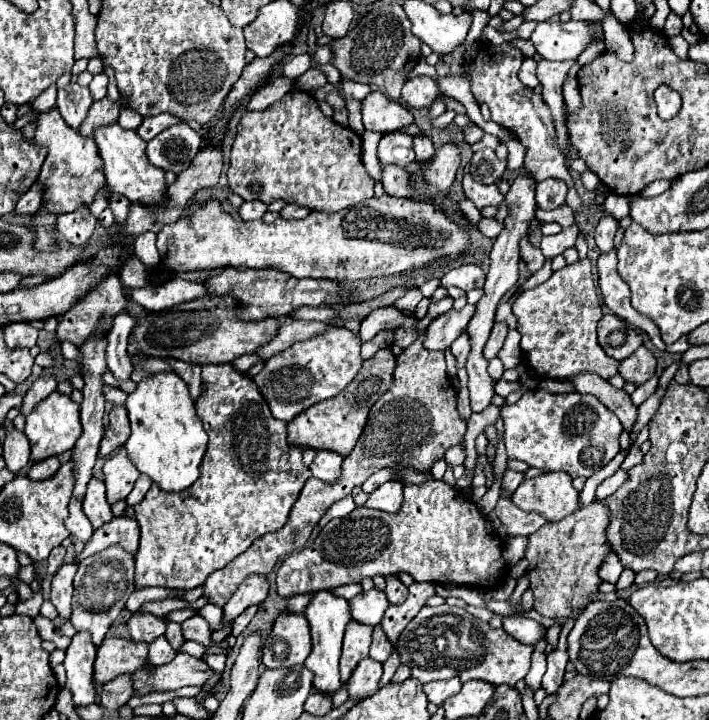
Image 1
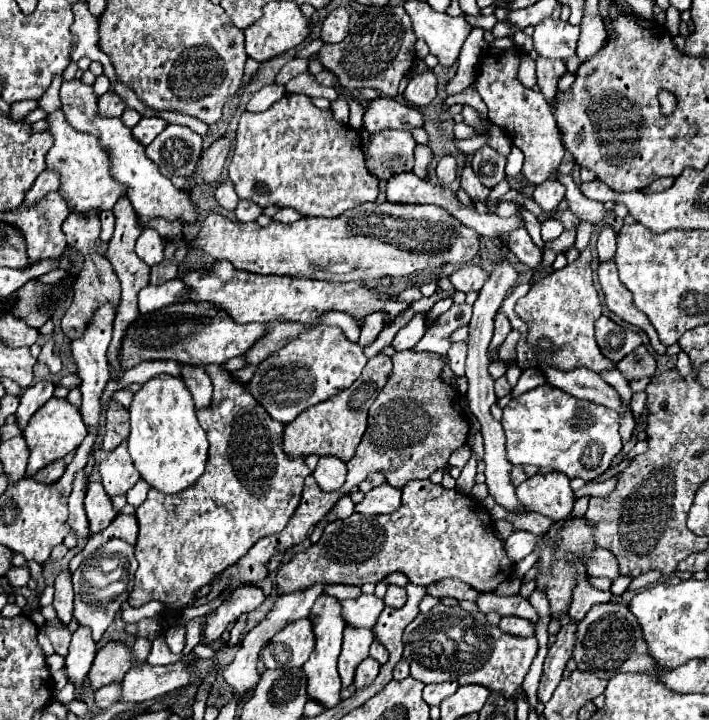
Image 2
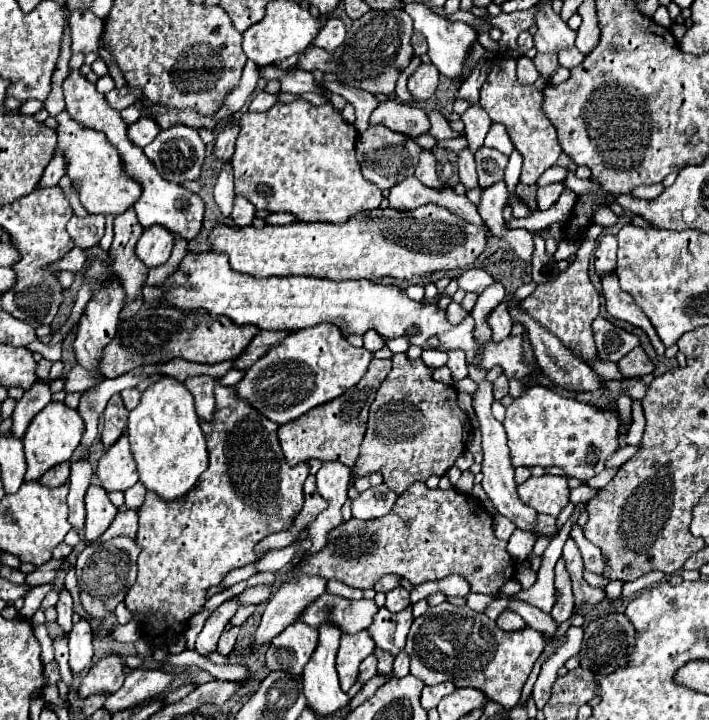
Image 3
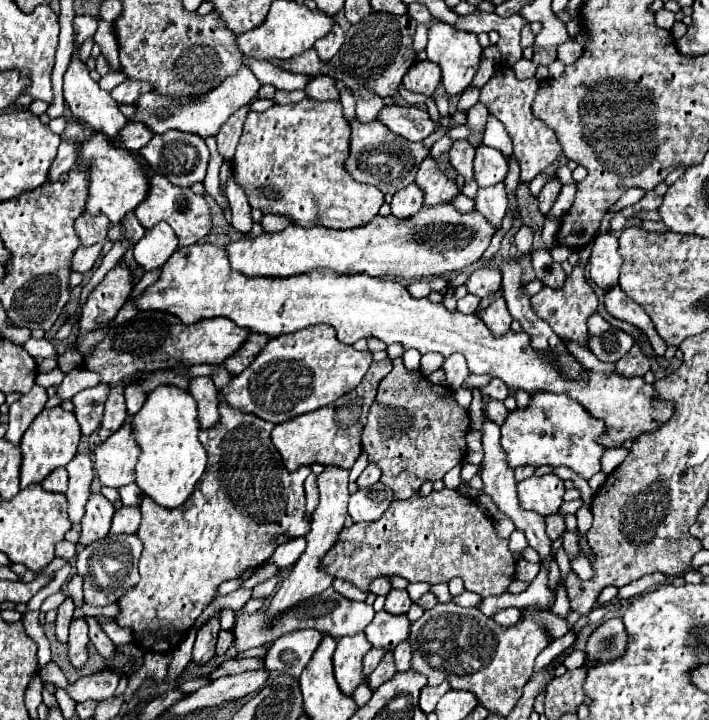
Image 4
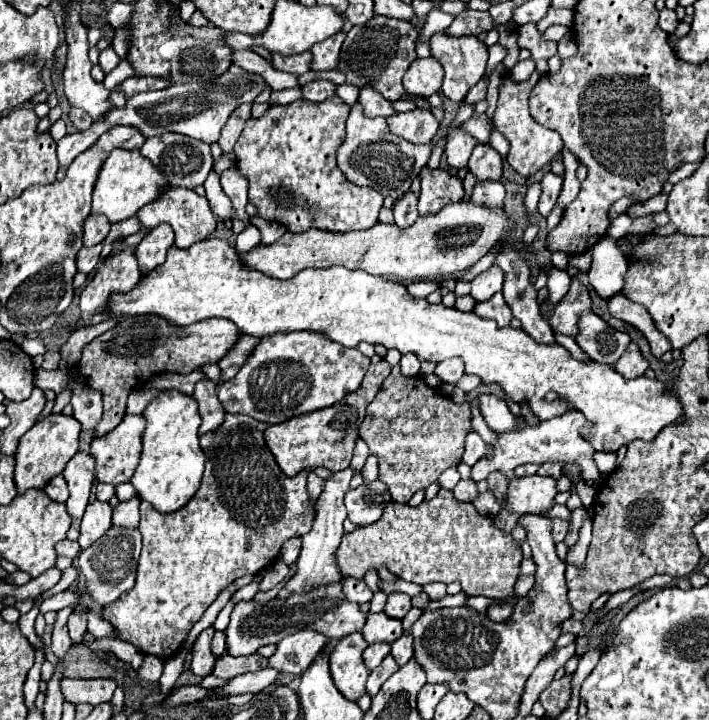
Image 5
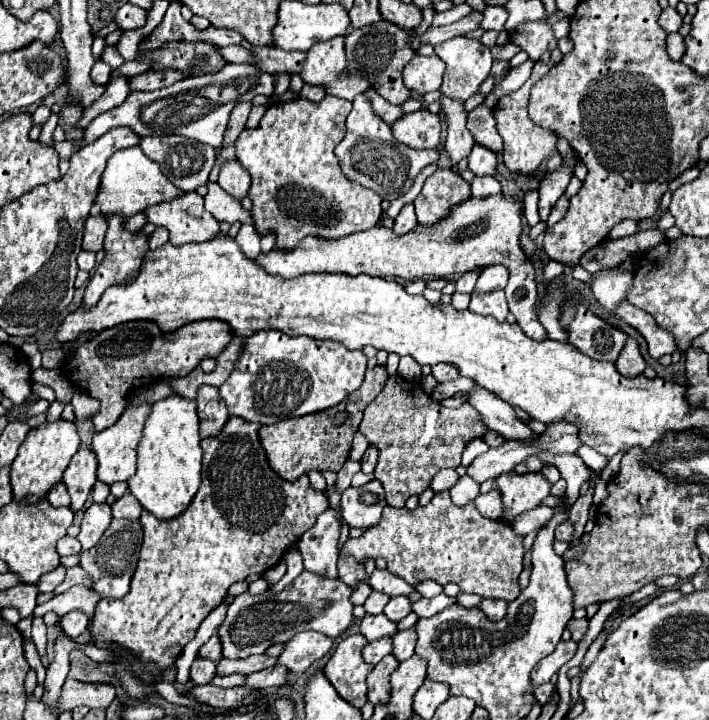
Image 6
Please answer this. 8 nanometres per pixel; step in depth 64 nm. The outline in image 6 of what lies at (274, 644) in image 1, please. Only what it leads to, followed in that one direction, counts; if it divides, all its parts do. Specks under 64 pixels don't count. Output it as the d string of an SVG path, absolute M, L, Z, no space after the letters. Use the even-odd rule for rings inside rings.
M302 632L286 642L286 650L280 654L278 664L286 666L294 674L306 672L316 660L330 652L334 640L320 632Z

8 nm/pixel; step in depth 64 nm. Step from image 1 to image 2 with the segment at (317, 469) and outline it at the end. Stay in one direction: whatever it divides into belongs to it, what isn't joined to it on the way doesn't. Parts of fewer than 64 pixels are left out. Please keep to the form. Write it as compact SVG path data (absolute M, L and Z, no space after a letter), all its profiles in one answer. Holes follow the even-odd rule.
M320 458L314 478L324 492L338 492L346 482L346 464L338 458Z

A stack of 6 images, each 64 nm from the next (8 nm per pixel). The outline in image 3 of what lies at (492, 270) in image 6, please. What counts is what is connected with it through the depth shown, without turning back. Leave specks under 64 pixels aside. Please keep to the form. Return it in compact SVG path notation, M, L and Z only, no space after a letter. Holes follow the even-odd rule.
M470 268L458 276L458 286L464 288L466 292L474 292L474 294L482 294L486 290L486 286L490 286L492 282L494 282L494 276L480 268Z

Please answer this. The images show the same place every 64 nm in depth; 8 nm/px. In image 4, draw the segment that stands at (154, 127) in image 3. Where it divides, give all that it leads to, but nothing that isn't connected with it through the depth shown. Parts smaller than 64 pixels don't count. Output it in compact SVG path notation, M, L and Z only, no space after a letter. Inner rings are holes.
M126 124L116 138L108 138L108 142L112 146L120 146L126 148L130 152L138 152L146 142L150 142L152 134L146 132L146 126L138 126L138 124Z

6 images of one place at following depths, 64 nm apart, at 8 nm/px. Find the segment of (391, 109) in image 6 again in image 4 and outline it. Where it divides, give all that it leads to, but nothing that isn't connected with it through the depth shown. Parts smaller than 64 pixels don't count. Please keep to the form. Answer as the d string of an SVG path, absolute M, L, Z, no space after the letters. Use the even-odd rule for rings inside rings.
M358 90L358 92L352 92L358 100L356 104L356 116L360 122L372 122L376 120L376 116L380 114L382 106L384 106L384 100L378 96L378 94L372 94L370 90Z

